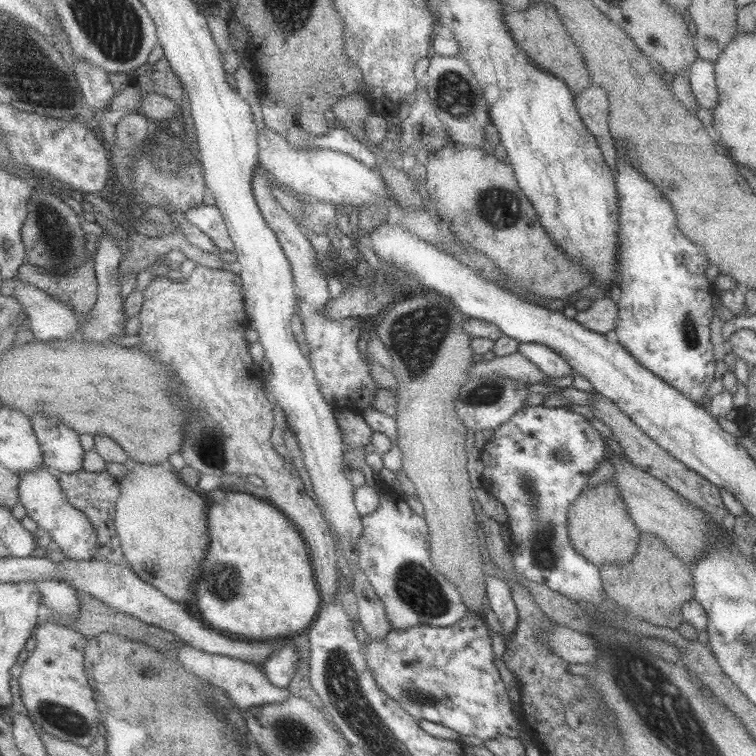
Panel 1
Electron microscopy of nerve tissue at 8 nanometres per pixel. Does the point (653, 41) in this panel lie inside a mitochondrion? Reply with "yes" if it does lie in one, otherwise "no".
no

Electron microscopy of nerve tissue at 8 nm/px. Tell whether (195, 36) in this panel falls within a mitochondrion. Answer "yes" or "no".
no

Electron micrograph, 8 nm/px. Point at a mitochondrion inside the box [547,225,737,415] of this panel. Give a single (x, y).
(688, 328)

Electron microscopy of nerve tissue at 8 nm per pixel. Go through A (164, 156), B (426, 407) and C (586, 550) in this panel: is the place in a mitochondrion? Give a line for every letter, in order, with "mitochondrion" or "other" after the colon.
A: mitochondrion
B: other
C: other

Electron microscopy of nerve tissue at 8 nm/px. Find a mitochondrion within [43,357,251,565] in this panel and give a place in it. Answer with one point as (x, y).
(210, 447)

